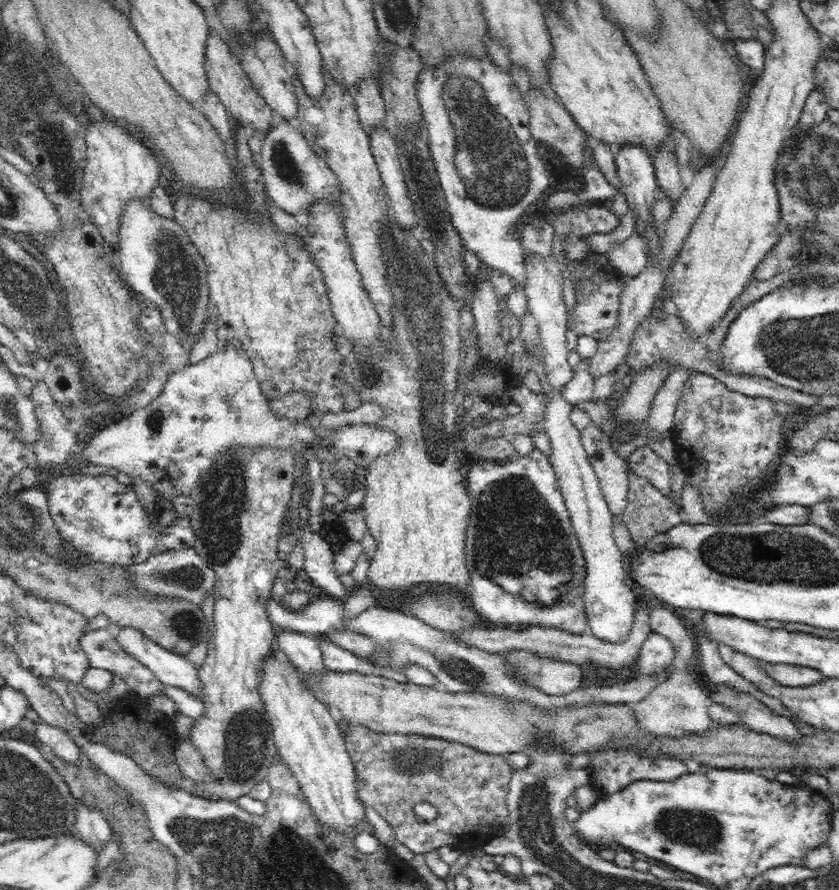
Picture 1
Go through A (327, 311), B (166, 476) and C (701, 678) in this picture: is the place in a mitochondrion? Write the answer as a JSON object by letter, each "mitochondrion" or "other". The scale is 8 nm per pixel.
{"A":"other","B":"other","C":"other"}

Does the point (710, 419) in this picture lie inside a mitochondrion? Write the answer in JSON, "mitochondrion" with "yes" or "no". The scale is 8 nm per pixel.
{"mitochondrion":"yes"}

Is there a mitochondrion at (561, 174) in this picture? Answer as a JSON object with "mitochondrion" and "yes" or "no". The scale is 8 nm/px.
{"mitochondrion":"no"}

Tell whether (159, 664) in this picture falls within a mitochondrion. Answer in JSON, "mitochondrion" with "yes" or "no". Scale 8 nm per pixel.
{"mitochondrion":"no"}

